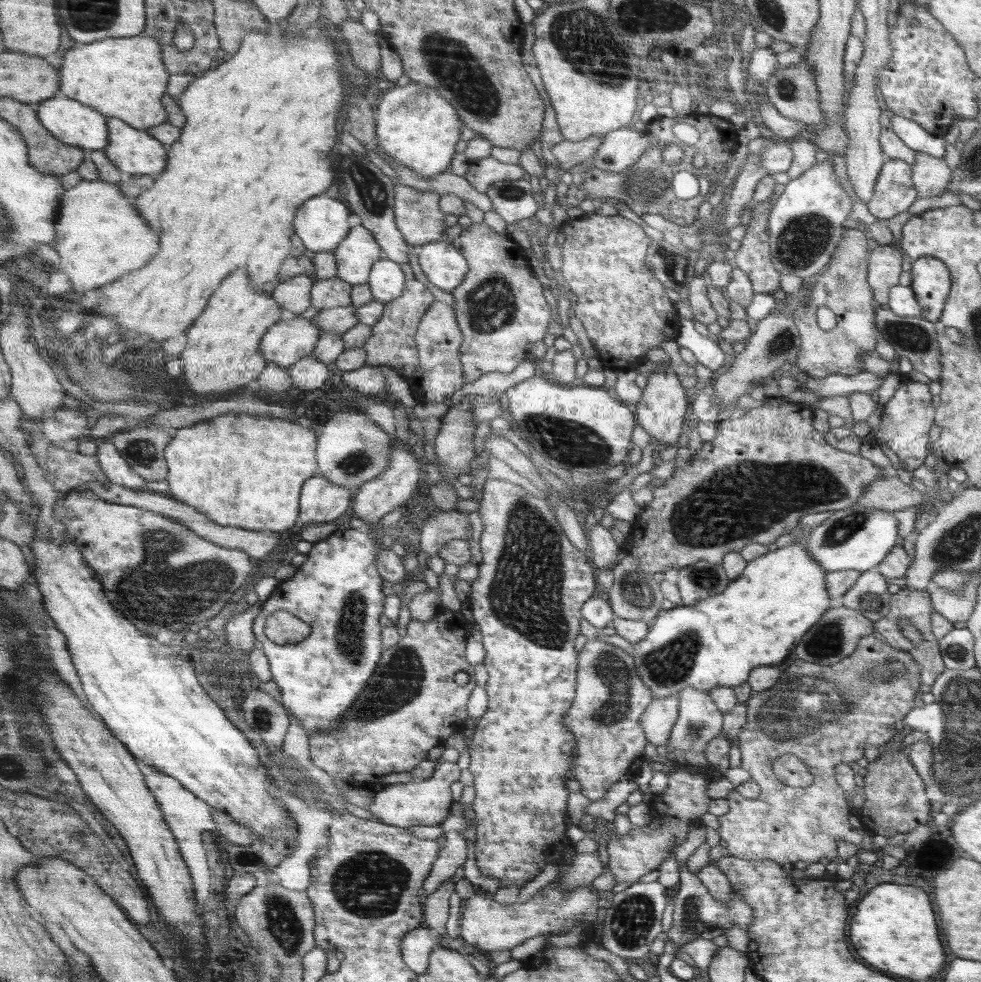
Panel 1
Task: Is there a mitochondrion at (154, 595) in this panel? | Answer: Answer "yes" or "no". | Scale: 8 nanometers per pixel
yes

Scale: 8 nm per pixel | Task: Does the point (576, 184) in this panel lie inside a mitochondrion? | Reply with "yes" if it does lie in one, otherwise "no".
no

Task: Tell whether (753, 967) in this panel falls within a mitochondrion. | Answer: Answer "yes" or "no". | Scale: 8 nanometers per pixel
no

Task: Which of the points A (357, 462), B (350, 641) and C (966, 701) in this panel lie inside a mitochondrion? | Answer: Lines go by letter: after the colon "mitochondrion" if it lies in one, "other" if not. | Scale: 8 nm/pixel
A: mitochondrion
B: mitochondrion
C: mitochondrion

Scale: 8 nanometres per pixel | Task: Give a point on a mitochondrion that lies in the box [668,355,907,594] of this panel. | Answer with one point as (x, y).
(841, 531)

